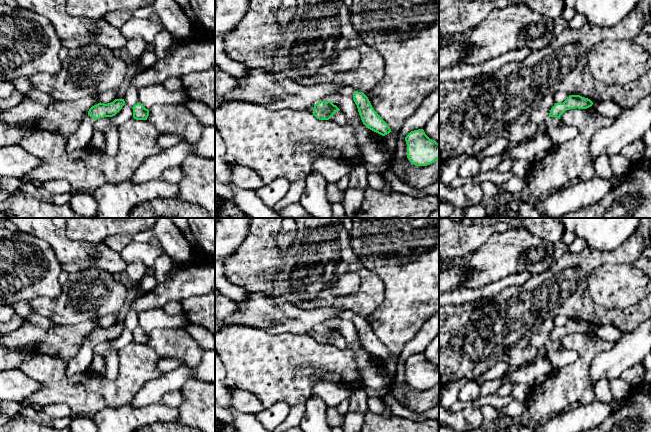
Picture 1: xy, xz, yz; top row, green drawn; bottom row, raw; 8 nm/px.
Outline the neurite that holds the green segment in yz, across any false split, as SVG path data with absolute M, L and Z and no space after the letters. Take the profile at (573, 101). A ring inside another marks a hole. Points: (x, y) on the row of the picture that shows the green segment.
M569 95L563 103L555 103L543 127L554 146L573 139L578 133L578 130L574 127L558 125L561 115L570 109L587 109L592 105L593 102L590 99L580 95Z

